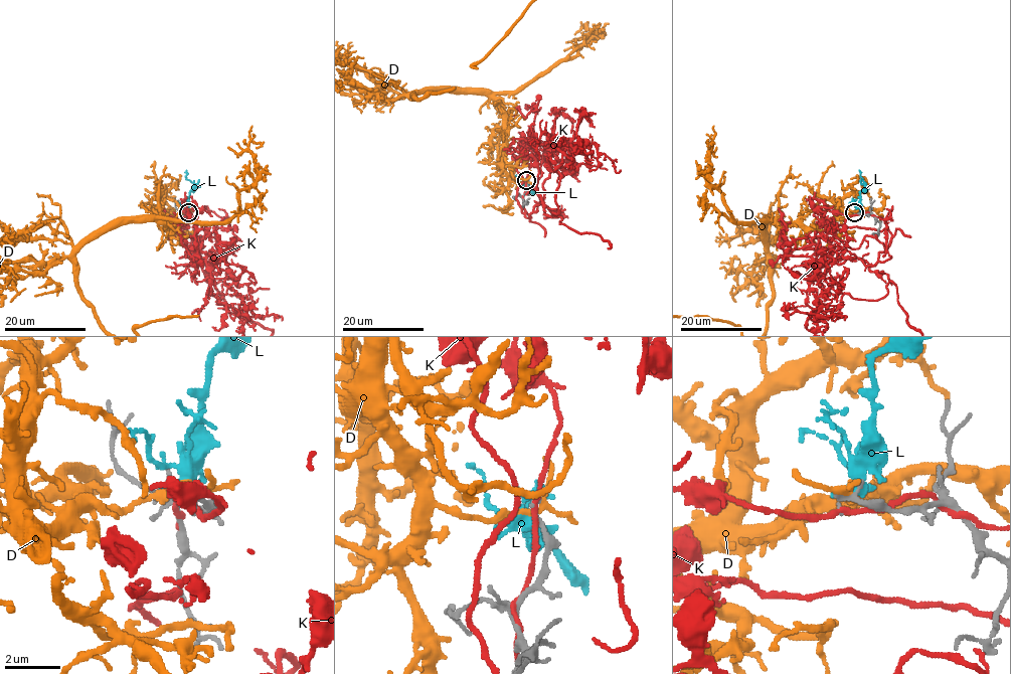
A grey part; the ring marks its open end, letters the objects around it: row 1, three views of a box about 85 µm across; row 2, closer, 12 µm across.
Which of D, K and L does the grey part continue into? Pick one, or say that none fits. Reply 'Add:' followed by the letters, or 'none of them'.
Add: none of them

